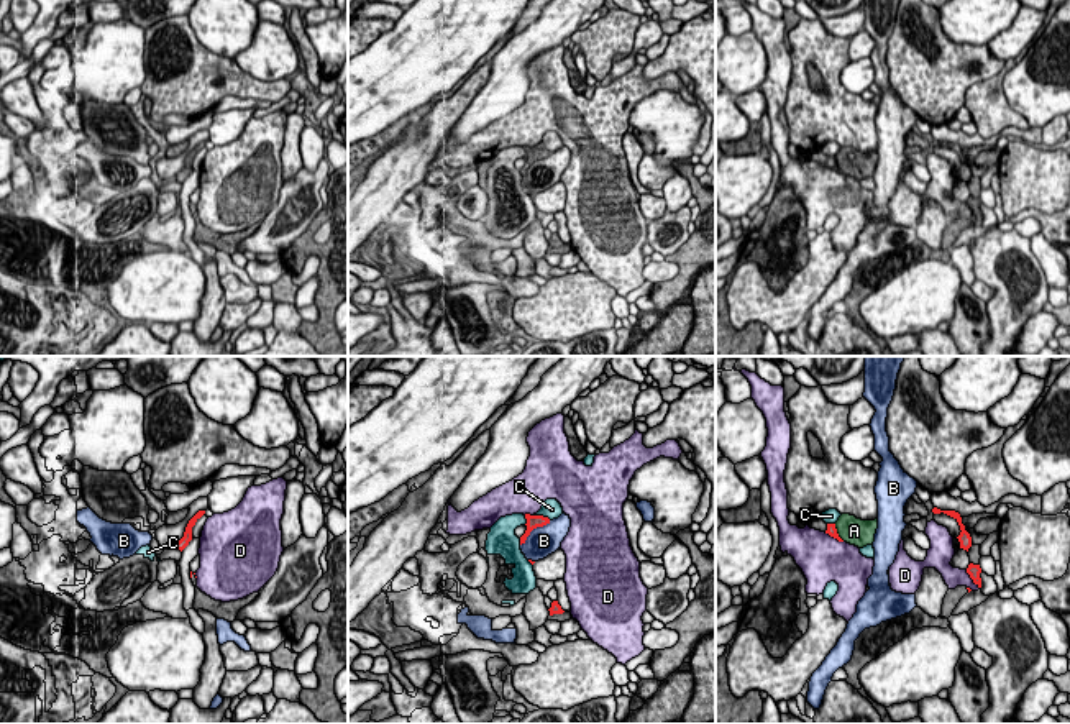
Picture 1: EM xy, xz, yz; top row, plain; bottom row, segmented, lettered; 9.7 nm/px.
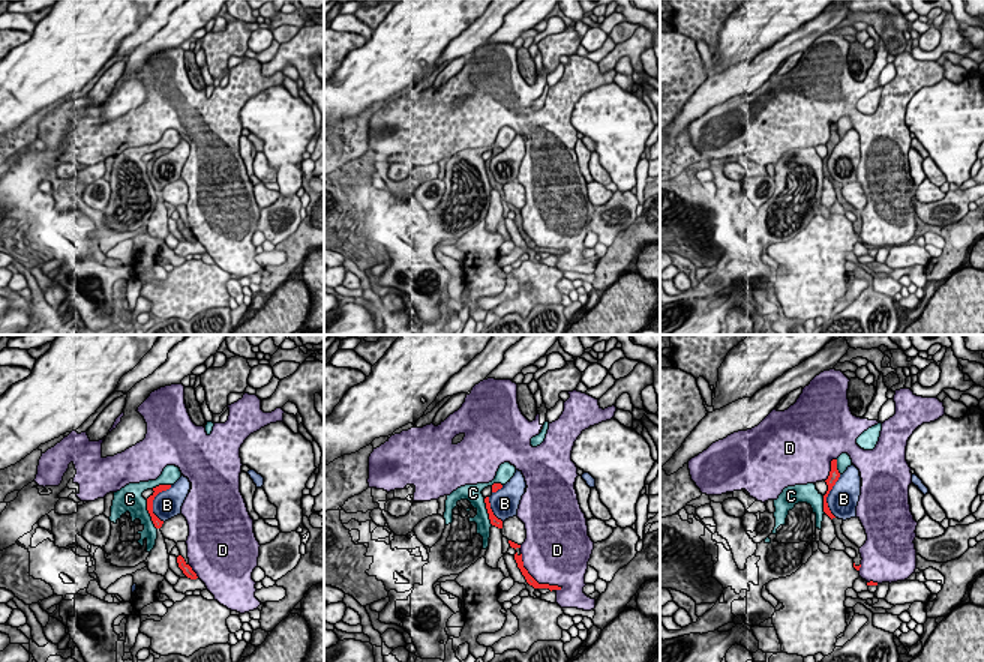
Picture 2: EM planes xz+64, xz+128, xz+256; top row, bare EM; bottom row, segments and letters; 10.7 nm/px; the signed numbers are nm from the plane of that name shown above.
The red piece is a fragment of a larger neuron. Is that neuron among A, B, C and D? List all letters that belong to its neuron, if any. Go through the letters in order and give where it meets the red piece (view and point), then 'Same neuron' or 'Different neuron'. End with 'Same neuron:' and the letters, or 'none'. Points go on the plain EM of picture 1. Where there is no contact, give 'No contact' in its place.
A: Touches red at yz (836, 164). Different neuron
B: Touches red at xz (534, 160). Different neuron
C: Touches red at xz (542, 148). Different neuron
D: Touches red at yz (972, 210). Different neuron
Same neuron: none

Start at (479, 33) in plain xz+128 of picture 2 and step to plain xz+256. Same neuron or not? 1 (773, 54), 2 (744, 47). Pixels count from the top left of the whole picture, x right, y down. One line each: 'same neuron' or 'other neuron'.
1: same neuron
2: other neuron

